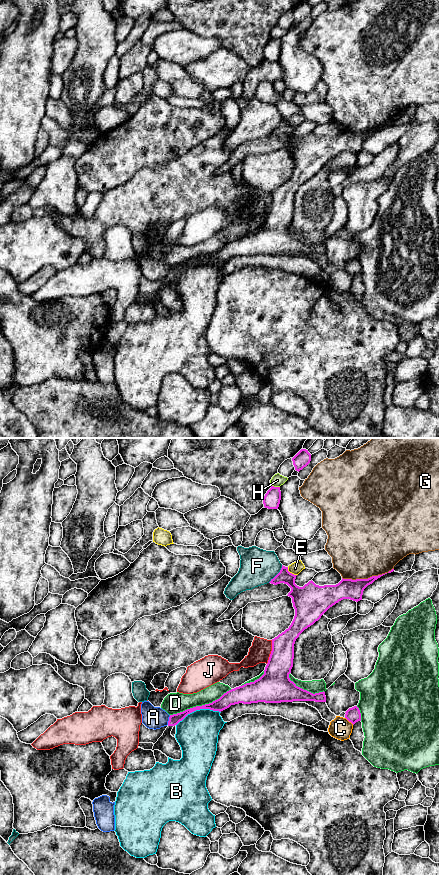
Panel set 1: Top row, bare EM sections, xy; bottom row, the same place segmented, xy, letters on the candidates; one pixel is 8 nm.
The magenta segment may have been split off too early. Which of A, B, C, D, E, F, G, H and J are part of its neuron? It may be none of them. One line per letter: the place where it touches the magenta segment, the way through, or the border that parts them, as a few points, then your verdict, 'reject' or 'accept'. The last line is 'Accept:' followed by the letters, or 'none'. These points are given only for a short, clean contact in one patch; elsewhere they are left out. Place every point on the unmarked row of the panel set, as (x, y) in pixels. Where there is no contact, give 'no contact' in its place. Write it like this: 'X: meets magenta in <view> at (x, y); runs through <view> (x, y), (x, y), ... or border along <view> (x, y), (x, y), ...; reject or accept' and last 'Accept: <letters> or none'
A: meets magenta in xy at (169, 272); border along xy (170, 267), (167, 276); reject
B: meets magenta in xy at (198, 261); reject
C: meets magenta in xy at (349, 273); border along xy (345, 269), (353, 276); reject
D: meets magenta in xy at (200, 258); reject
E: meets magenta in xy at (291, 125); reject
F: meets magenta in xy at (277, 126); border along xy (282, 117), (281, 121), (268, 134); reject
G: meets magenta in xy at (368, 130); reject
H: meets magenta in xy at (275, 39); reject
J: meets magenta in xy at (271, 204); reject
Accept: none

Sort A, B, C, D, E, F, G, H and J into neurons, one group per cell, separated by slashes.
A / B / C / D / E / F / G / H / J

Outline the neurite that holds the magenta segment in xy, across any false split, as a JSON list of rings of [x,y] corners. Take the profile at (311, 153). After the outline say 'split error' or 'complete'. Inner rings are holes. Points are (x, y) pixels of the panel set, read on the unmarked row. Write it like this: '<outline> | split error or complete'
[[[282,117],[280,124],[269,135],[274,137],[284,135],[291,140],[287,148],[292,150],[295,168],[289,180],[272,191],[272,203],[264,226],[254,234],[227,243],[212,255],[170,267],[168,278],[177,277],[188,266],[196,262],[210,261],[221,264],[239,255],[326,254],[324,243],[313,246],[298,239],[290,232],[295,193],[305,181],[318,173],[330,159],[339,153],[343,151],[356,154],[362,152],[364,141],[383,127],[385,126],[356,132],[342,130],[336,137],[324,138],[316,137],[311,132],[303,139],[299,139],[295,136],[297,127],[290,125],[288,119]]] | complete

